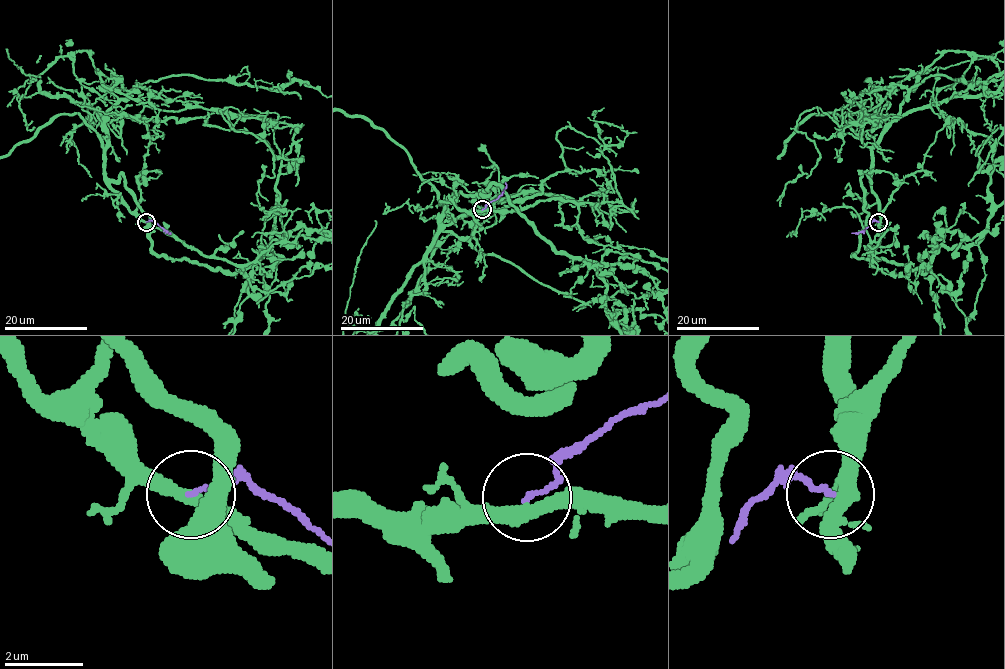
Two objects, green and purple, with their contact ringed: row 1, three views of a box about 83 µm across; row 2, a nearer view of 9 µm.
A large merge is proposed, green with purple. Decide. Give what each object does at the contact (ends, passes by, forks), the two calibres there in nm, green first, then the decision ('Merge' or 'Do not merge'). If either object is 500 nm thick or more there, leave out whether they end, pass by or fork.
At the ring green passes by. At the ring purple ends. Thickness 360 nm (green) against 110 nm. Merge

